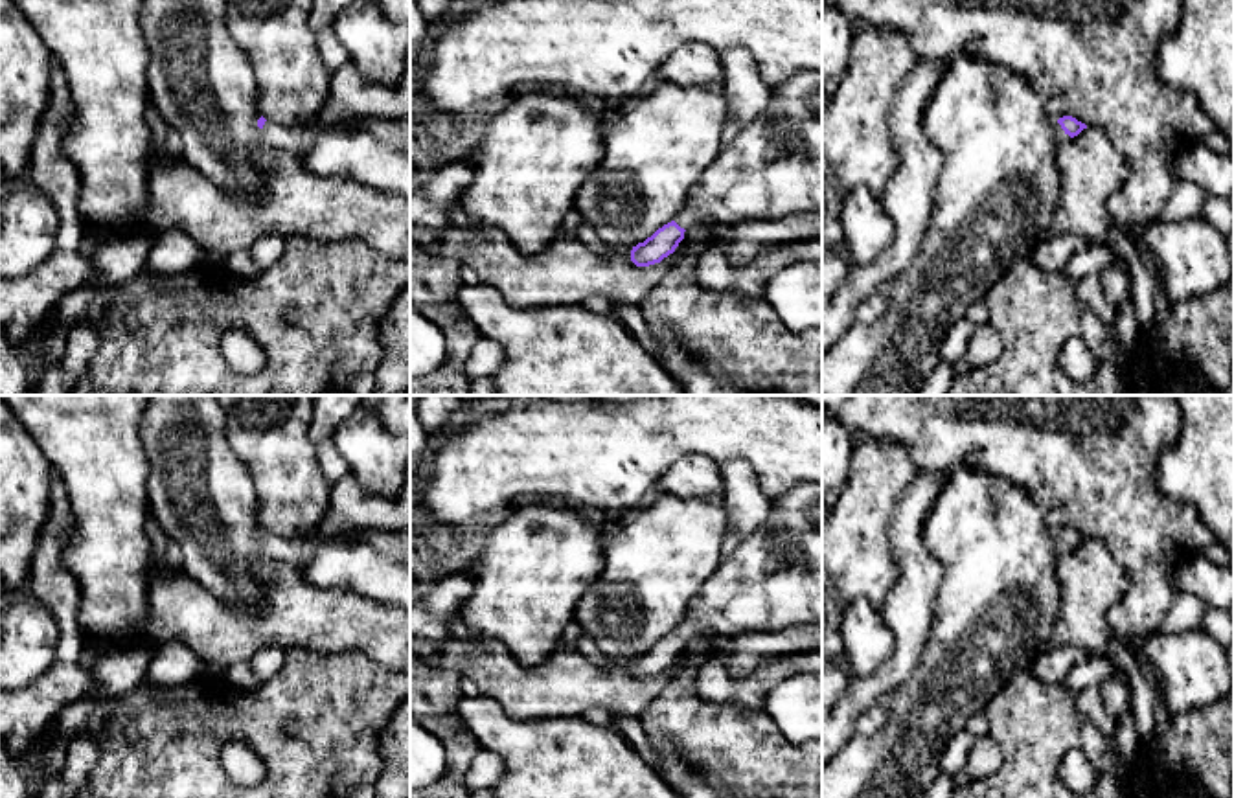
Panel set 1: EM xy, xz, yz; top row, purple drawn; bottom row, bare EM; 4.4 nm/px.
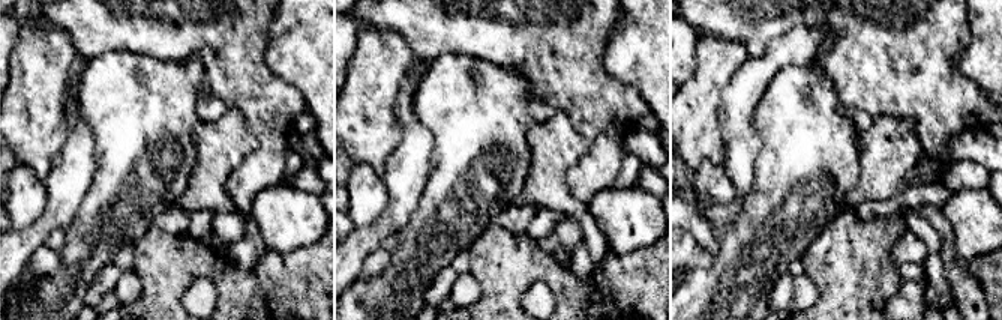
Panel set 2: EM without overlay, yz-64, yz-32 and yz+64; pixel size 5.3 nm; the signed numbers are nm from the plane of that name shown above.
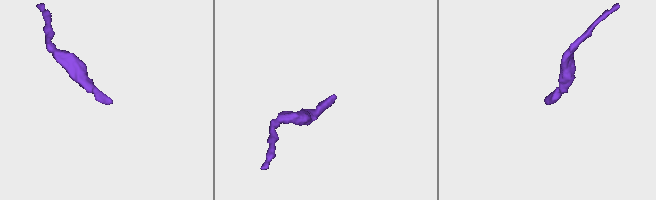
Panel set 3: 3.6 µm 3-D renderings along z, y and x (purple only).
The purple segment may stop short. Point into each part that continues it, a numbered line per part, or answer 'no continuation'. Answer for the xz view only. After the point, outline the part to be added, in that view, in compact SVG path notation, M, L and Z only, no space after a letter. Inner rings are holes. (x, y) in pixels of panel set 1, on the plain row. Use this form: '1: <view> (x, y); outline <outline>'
1: xz (773, 580); outline M796 482L785 495L772 498L763 526L741 539L734 553L704 581L686 620L673 633L688 642L699 634L726 640L789 627L822 627L822 484L818 482Z

